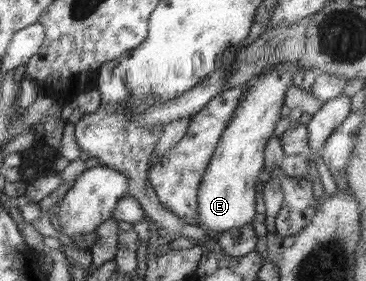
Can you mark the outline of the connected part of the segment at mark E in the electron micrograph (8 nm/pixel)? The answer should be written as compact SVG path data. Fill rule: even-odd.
M287 63L263 74L255 85L250 85L241 96L231 121L225 126L217 149L205 169L197 195L197 213L200 225L205 231L217 231L218 235L252 222L256 209L257 191L255 183L262 173L264 150L267 141L273 137L277 122L281 119L281 106L285 91L301 70L296 63Z

